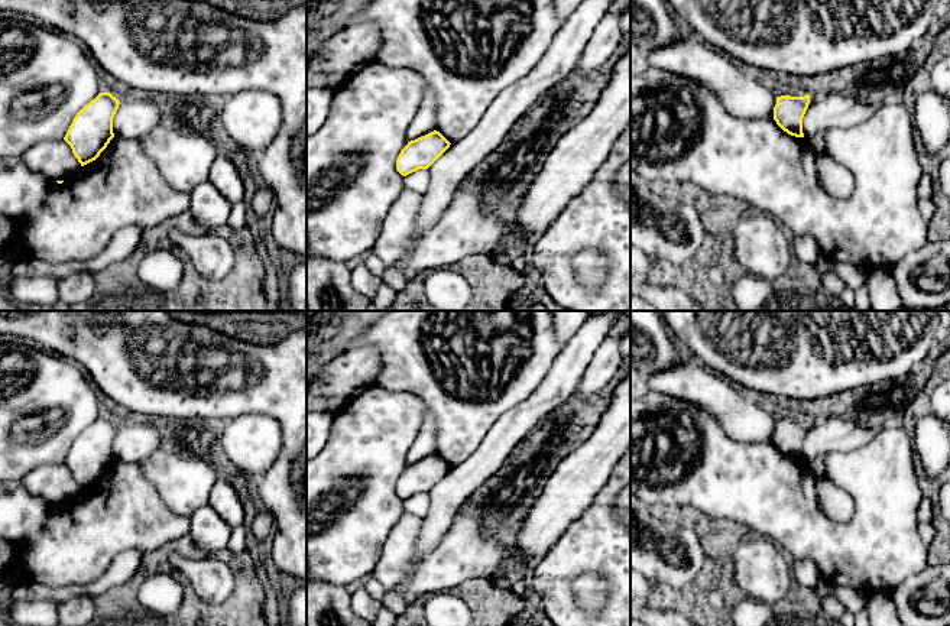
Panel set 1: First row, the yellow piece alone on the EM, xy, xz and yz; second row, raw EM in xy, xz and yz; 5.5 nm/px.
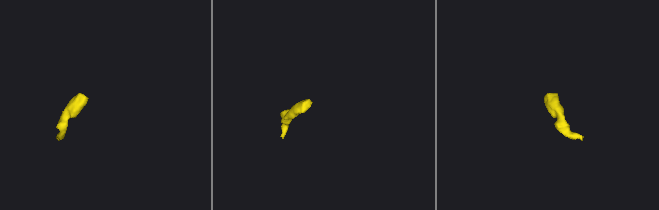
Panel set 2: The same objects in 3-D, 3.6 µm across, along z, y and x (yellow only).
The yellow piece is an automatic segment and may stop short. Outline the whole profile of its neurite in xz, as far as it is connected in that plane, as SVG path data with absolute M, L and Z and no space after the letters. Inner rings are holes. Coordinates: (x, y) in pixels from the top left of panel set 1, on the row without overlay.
M437 454L411 464L396 483L396 494L402 500L406 500L418 493L428 493L450 468L451 467Z

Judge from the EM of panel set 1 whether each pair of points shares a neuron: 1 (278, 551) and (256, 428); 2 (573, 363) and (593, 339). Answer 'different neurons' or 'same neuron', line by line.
1: different neurons
2: same neuron

